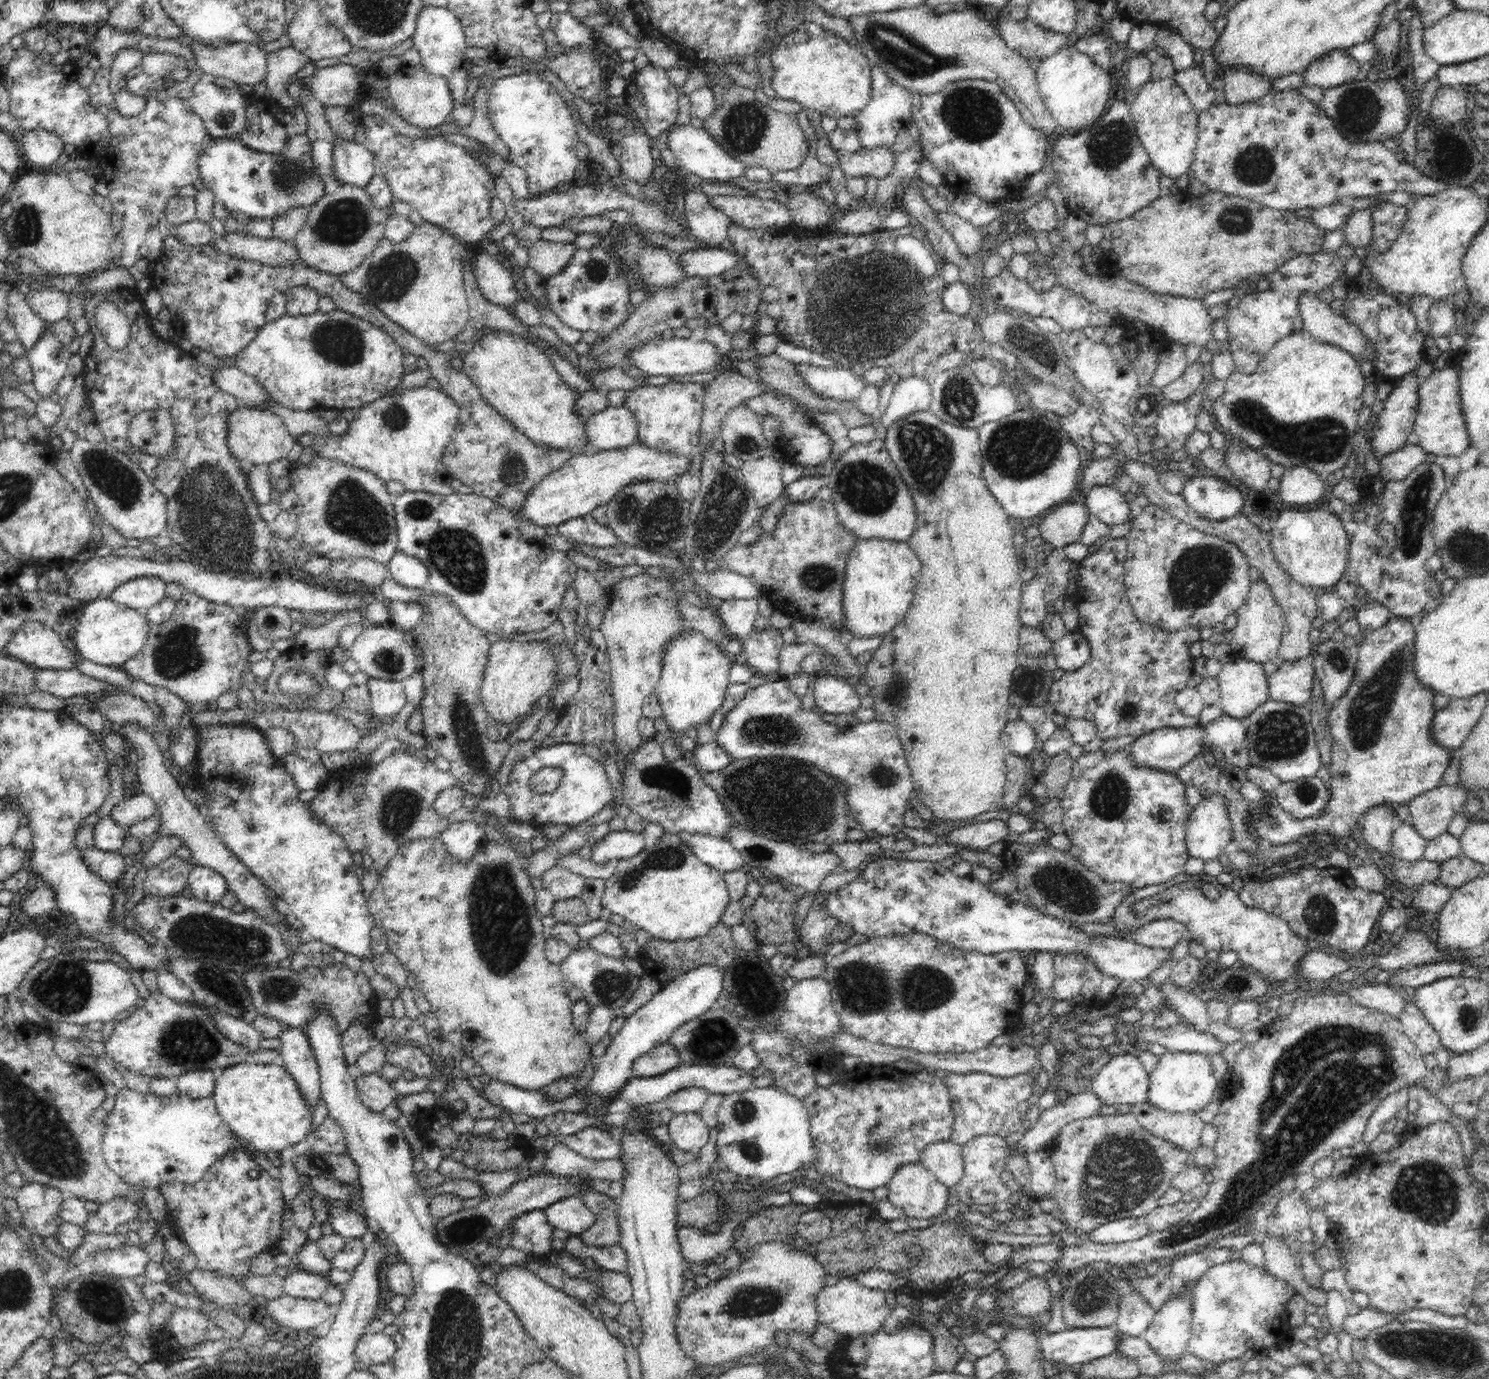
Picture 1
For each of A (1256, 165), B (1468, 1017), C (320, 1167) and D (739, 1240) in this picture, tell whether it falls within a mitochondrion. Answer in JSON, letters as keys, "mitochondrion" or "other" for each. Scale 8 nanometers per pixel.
{"A":"mitochondrion","B":"mitochondrion","C":"mitochondrion","D":"other"}

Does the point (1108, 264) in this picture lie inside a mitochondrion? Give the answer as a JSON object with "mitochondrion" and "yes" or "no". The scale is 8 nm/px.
{"mitochondrion":"no"}

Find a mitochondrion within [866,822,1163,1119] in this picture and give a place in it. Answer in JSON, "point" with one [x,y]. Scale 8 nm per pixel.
{"point":[1063,885]}

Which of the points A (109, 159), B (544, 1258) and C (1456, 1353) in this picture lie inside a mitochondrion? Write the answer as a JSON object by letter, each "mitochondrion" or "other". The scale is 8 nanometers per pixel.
{"A":"other","B":"other","C":"mitochondrion"}

